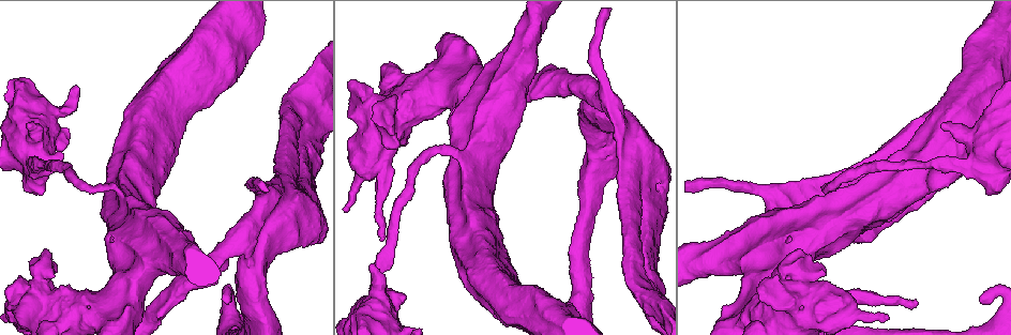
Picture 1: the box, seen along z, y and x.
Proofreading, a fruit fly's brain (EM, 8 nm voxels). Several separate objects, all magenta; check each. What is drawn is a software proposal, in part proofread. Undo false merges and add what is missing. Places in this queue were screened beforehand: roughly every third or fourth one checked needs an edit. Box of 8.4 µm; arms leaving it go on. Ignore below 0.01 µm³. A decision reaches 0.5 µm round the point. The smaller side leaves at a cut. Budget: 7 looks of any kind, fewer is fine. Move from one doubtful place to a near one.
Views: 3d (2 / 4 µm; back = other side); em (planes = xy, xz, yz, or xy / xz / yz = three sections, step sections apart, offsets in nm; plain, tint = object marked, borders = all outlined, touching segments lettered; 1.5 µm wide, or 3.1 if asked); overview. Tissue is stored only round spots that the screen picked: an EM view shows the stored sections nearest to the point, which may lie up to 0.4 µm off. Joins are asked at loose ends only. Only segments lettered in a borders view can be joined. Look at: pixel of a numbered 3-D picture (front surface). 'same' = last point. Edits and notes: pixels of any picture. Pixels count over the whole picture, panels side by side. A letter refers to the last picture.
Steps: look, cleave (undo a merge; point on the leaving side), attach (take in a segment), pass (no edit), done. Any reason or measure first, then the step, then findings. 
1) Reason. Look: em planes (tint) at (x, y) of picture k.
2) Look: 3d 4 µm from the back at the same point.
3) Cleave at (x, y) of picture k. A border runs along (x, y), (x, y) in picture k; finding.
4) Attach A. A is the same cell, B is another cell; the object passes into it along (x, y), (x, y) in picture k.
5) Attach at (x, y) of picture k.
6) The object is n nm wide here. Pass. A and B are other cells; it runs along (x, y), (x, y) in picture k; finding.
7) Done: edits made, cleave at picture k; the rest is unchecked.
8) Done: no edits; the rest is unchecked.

Abrupt turn. Look: em planes (tint) at (806, 275) of picture 1.

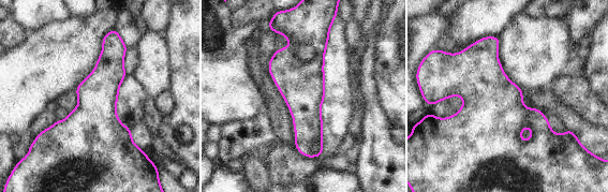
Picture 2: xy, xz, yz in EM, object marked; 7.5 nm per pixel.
Look: em planes (borders) at the same point.

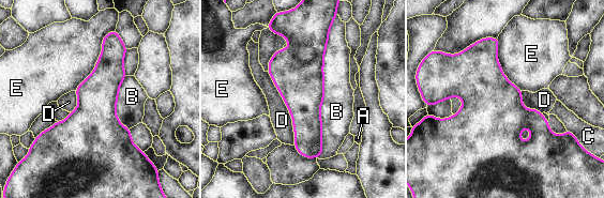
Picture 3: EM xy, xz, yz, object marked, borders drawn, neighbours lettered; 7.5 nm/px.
Pass. A, B, C, D and E are other cells; a border runs along (267, 72), (291, 117), (293, 145) in picture 3; one cell here.

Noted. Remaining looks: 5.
Free end. Look: em planes (borders) at (384, 239) of picture 1.

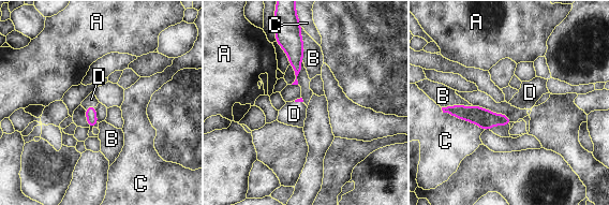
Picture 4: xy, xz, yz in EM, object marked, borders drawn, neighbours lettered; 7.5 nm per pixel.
Attach D. D is the same cell, A, B and C are other cells; the object passes into it along (90, 112), (90, 105), (91, 99) in picture 4; it goes on there.

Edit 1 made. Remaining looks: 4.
Branch stops here. Look: em planes (borders) at (402, 296) of picture 1.

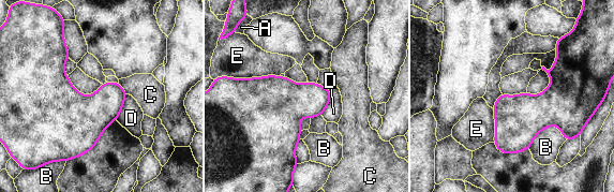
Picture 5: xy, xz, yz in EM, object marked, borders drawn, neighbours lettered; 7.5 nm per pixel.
Pass. A, B, C, D and E are other cells; a border runs along (329, 88), (330, 102), (320, 115) in picture 5; none of them fits.

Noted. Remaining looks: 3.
Done: edits made, attach at picture 4; the rest is unchecked.

